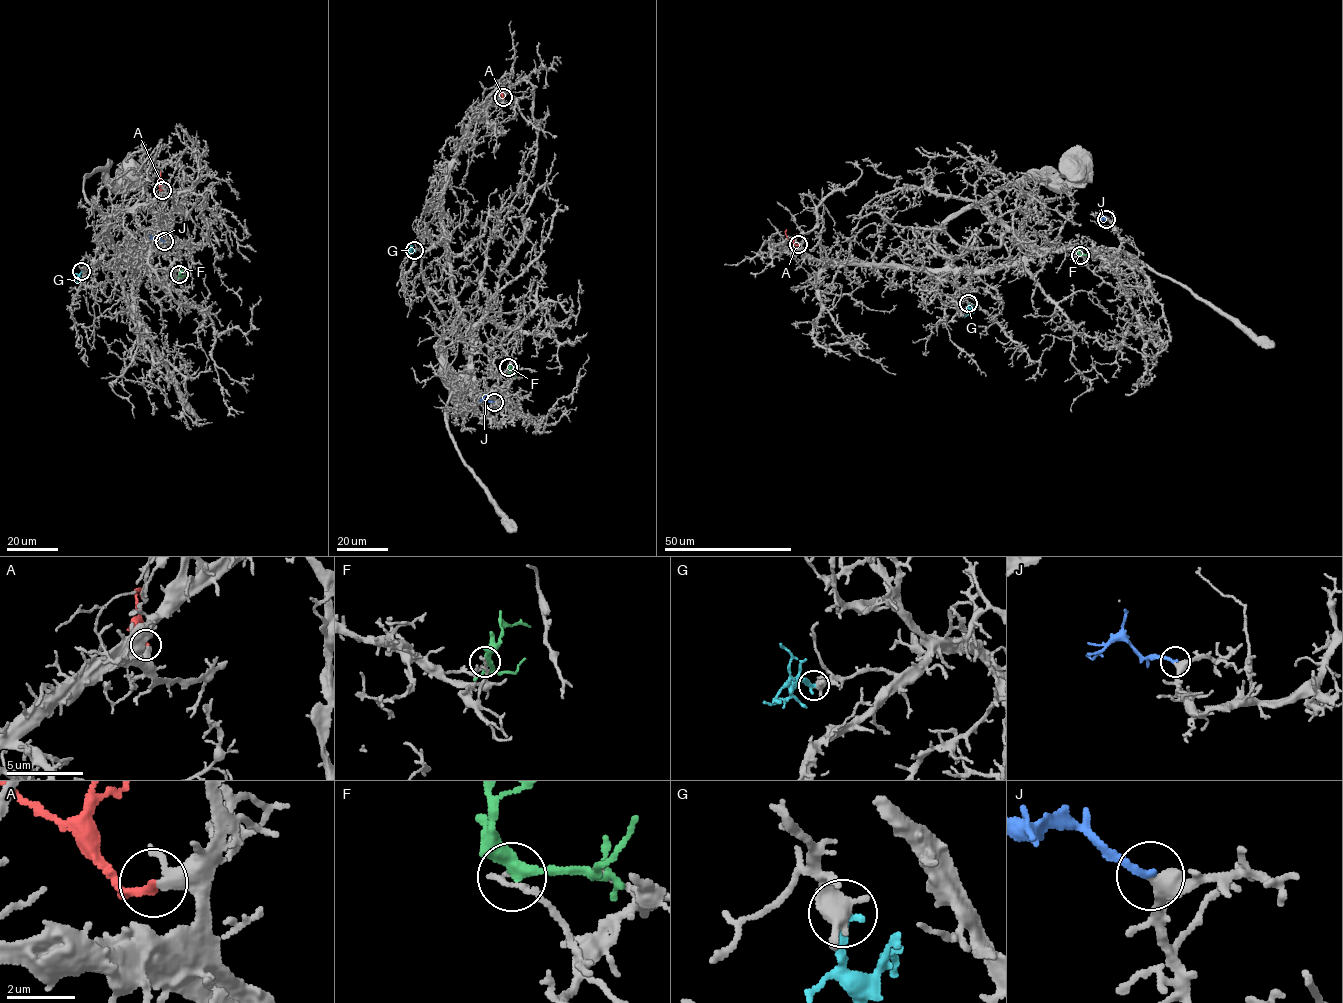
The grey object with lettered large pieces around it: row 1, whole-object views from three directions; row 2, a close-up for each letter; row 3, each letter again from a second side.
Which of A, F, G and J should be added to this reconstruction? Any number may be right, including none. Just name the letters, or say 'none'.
G, J

